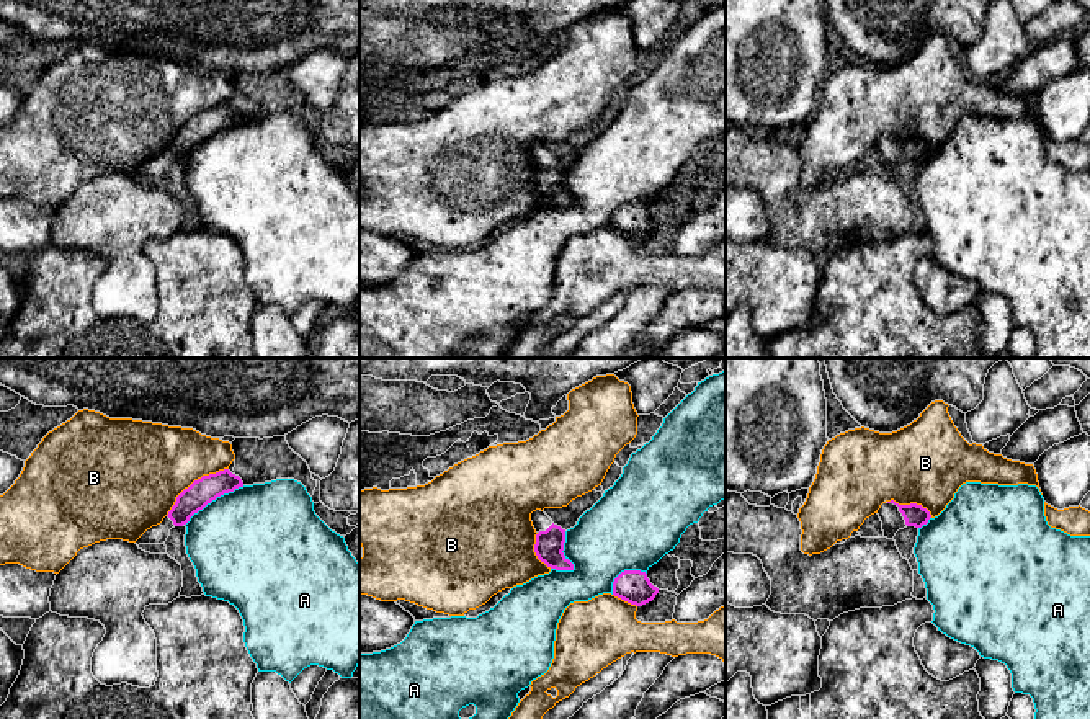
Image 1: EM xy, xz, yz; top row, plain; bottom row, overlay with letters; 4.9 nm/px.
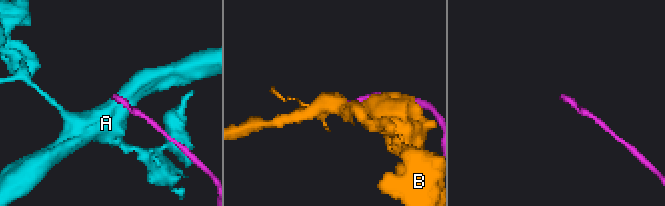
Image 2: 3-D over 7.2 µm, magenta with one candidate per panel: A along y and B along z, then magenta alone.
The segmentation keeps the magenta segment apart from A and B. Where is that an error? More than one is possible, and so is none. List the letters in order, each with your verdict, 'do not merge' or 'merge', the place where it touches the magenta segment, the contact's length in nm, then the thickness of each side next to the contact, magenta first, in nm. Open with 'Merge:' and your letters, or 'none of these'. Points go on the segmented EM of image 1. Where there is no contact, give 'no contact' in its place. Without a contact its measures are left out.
Merge: none of these
A: do not merge; contact xz (564, 558); length 200 nm; calibres 140 and 360 nm
B: do not merge; contact xy (195, 481); length 400 nm; calibres 130 and 420 nm

